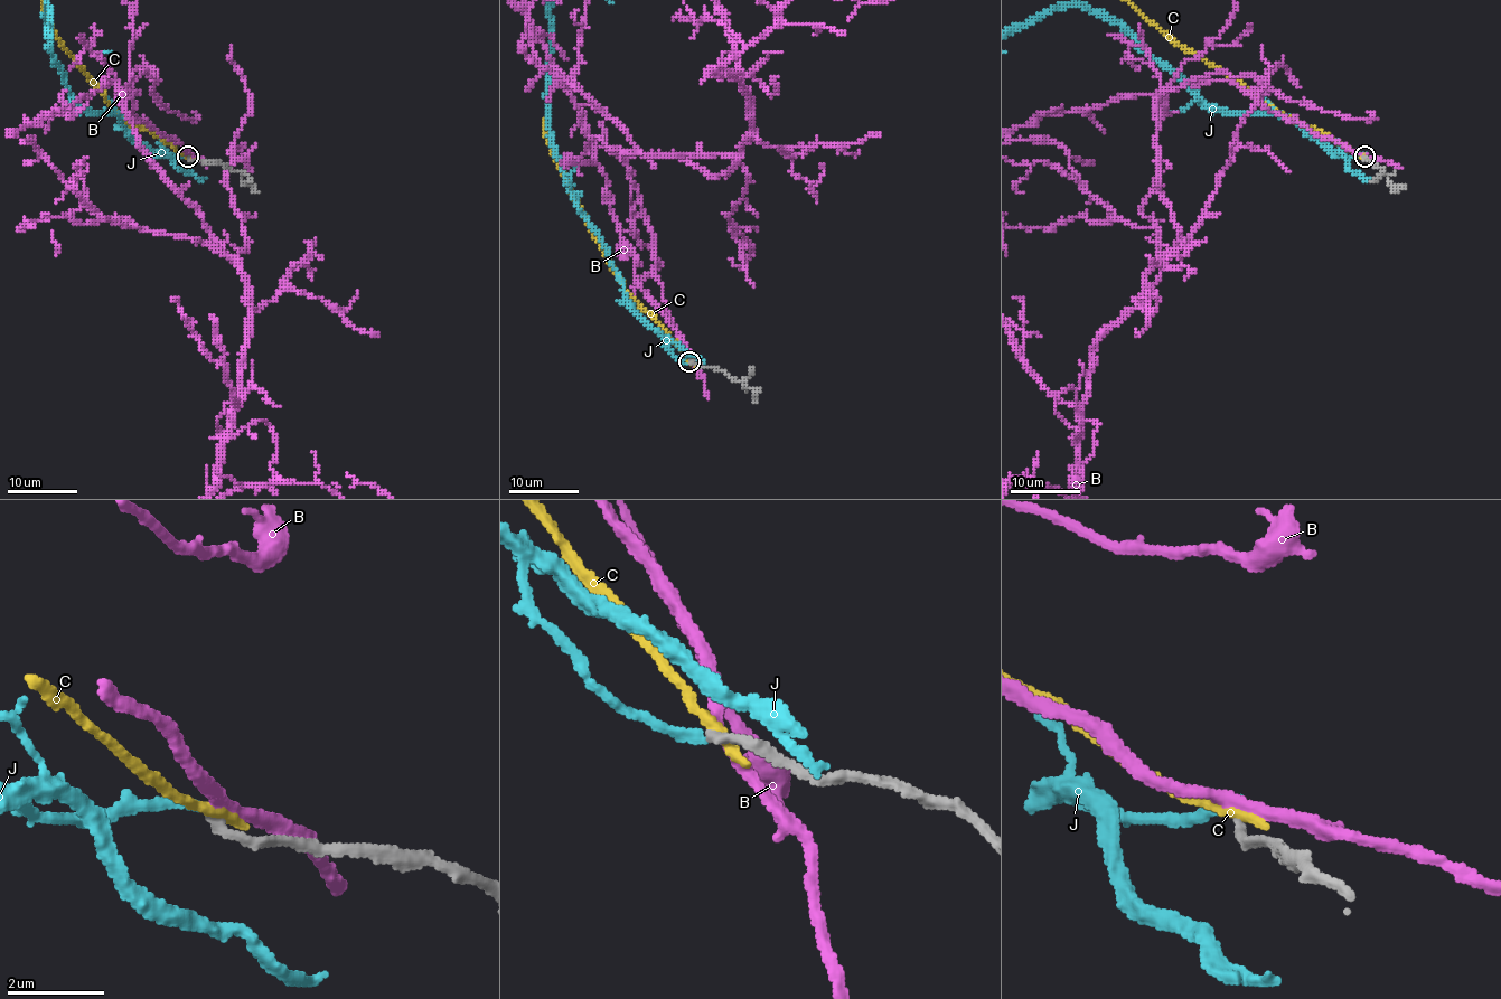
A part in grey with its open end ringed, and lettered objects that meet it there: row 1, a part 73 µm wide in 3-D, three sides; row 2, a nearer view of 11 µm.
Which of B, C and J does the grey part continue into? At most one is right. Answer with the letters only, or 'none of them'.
J

